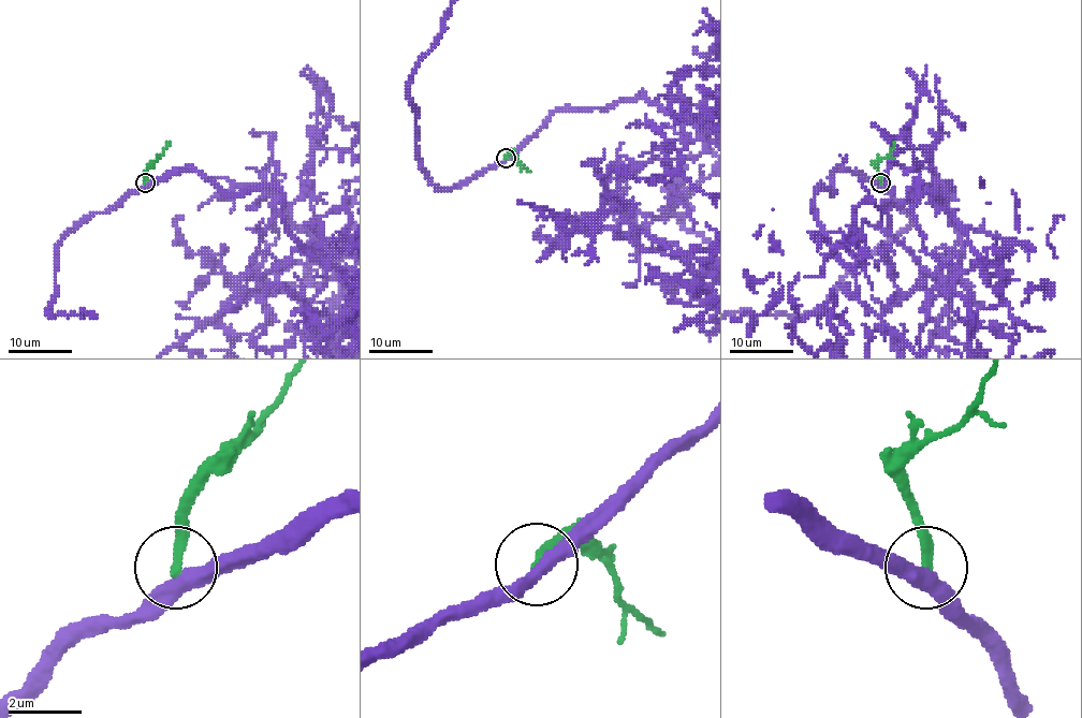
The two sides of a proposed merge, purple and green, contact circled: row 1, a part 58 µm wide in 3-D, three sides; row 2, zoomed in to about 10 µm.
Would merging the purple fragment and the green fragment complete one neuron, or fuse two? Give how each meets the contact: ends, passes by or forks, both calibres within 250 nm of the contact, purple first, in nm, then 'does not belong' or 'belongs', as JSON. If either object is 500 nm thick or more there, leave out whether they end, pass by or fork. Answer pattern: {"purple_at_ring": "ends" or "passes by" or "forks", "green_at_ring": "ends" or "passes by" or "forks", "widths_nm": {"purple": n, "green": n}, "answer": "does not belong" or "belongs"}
{"purple_at_ring": "passes by", "green_at_ring": "ends", "widths_nm": {"purple": 400, "green": 240}, "answer": "does not belong"}

